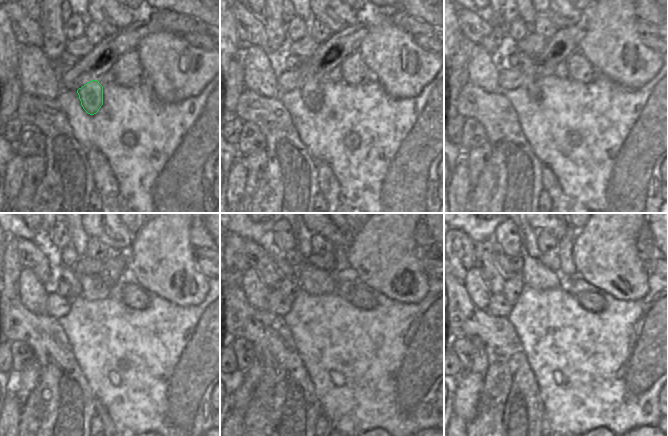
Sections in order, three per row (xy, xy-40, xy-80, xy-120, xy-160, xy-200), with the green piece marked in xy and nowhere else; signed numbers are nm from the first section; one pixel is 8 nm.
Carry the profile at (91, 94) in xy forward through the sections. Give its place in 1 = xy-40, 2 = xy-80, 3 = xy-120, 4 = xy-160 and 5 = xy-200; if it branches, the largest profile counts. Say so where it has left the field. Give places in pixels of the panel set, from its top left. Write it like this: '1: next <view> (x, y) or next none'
1: next xy-40 (312, 91)
2: next xy-80 (528, 63)
3: next xy-120 (68, 274)
4: next xy-160 (286, 272)
5: next xy-200 (502, 261)

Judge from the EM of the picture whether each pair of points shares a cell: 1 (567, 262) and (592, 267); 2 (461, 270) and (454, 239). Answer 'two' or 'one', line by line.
1: two
2: one

